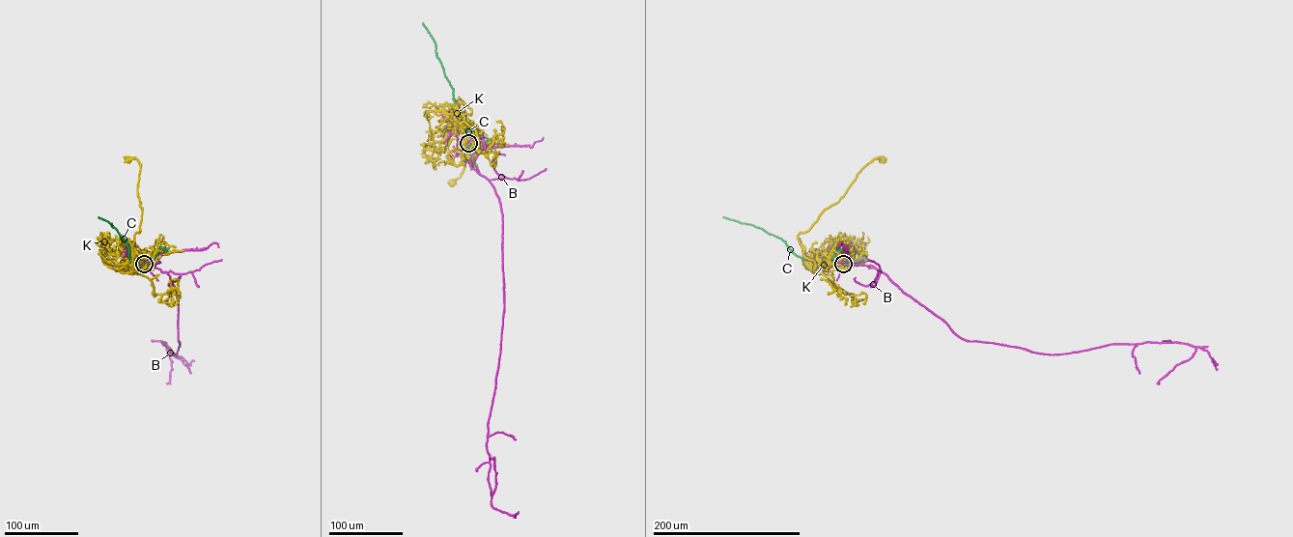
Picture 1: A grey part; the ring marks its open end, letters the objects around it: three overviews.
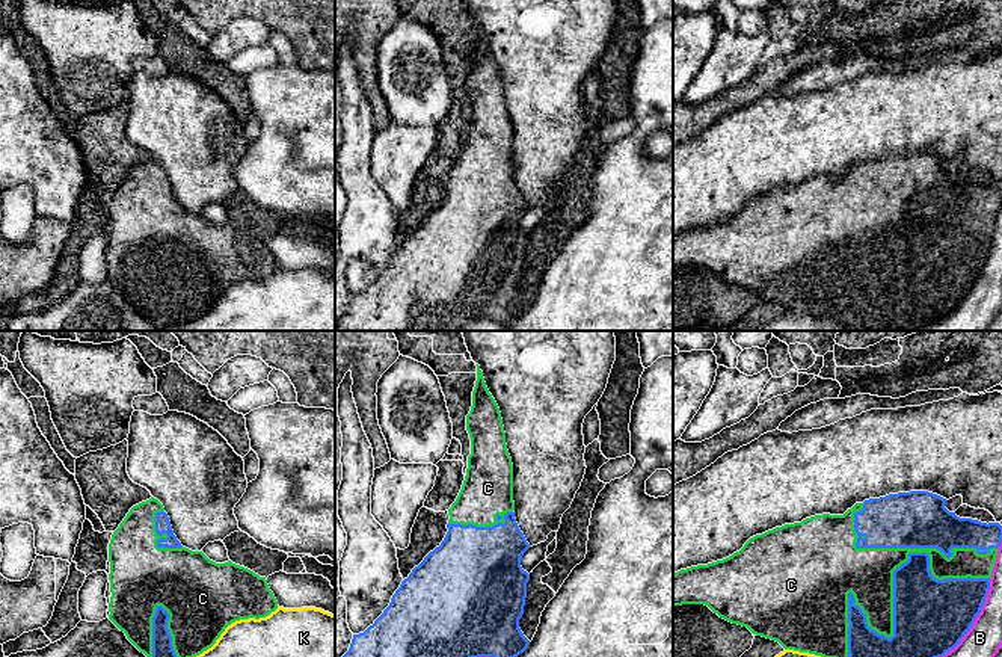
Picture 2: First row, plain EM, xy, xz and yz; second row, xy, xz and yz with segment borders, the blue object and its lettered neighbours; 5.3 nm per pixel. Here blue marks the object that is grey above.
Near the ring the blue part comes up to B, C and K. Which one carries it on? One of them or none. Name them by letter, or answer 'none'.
C

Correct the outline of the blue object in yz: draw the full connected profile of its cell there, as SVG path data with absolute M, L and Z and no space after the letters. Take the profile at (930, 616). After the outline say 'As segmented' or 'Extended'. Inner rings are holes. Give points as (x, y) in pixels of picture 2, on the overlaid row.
M928 491L889 494L856 503L844 515L815 515L801 523L785 524L750 538L732 556L708 565L697 565L673 572L673 607L682 604L705 604L720 618L747 627L753 634L779 642L785 649L809 652L821 657L943 657L954 649L973 625L990 589L991 571L997 548L1002 544L999 523L981 523L960 518L946 507L946 498Z. Extended

